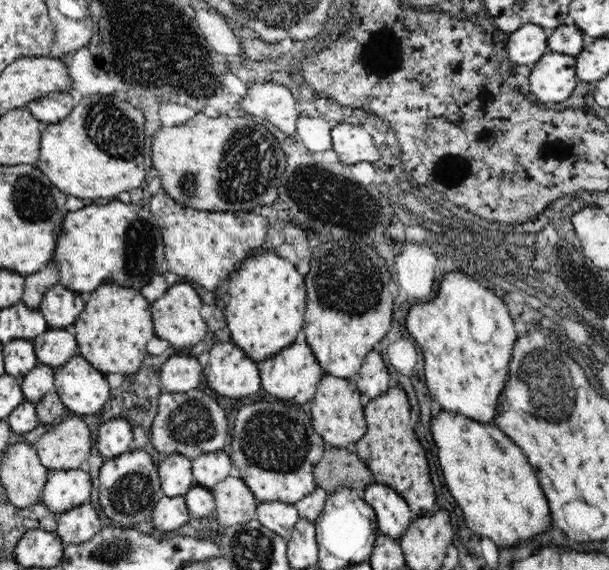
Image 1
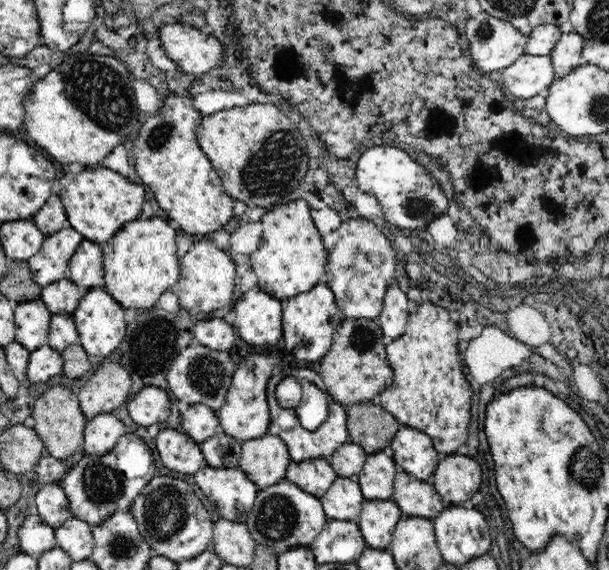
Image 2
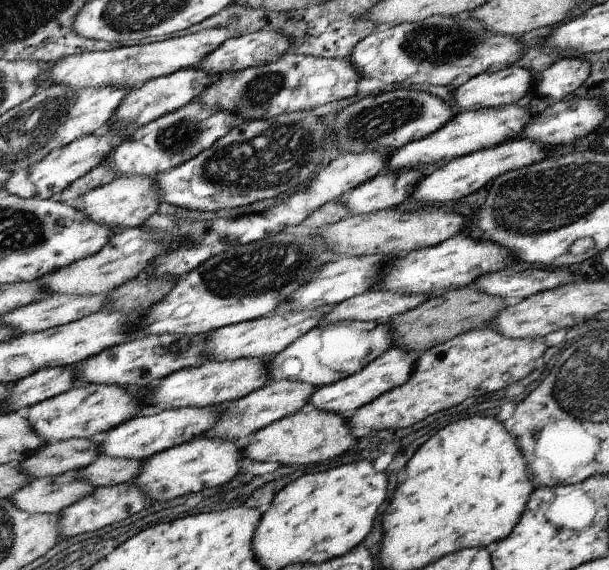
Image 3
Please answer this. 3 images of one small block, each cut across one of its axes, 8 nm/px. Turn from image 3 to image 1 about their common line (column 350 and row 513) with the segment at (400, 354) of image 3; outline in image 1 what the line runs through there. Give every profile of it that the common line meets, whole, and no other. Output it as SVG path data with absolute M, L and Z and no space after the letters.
M372 483L361 495L374 509L379 535L394 538L402 537L413 521L406 501L394 489L386 485Z

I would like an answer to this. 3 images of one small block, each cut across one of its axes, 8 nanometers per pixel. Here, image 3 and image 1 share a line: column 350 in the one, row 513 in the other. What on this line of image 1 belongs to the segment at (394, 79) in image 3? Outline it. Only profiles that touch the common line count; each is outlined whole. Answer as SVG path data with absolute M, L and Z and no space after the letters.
M80 469L50 471L42 488L42 498L48 513L59 514L71 511L90 500L90 475Z

